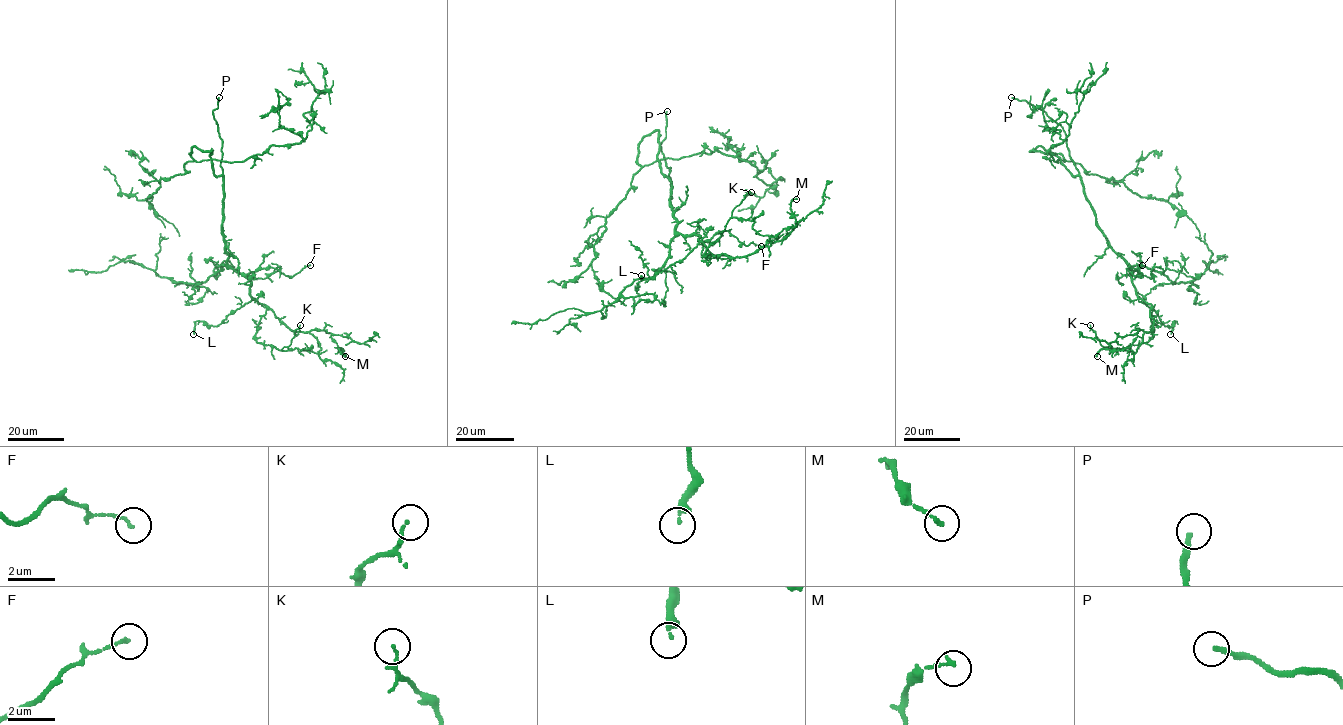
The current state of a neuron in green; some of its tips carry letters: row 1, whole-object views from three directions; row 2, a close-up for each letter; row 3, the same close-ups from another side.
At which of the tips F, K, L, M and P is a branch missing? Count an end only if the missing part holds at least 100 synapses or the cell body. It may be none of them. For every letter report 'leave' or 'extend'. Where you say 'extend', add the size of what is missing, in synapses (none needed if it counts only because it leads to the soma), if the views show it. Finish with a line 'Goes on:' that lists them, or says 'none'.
F: leave
K: leave
L: leave
M: leave
P: extend
Goes on: P

